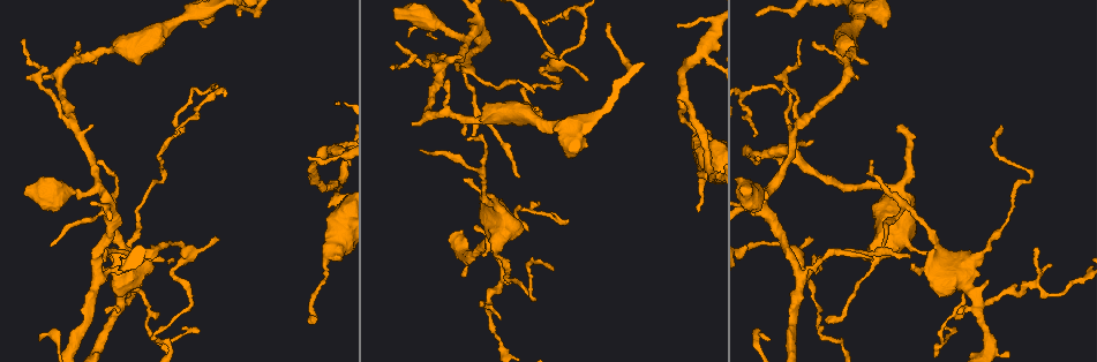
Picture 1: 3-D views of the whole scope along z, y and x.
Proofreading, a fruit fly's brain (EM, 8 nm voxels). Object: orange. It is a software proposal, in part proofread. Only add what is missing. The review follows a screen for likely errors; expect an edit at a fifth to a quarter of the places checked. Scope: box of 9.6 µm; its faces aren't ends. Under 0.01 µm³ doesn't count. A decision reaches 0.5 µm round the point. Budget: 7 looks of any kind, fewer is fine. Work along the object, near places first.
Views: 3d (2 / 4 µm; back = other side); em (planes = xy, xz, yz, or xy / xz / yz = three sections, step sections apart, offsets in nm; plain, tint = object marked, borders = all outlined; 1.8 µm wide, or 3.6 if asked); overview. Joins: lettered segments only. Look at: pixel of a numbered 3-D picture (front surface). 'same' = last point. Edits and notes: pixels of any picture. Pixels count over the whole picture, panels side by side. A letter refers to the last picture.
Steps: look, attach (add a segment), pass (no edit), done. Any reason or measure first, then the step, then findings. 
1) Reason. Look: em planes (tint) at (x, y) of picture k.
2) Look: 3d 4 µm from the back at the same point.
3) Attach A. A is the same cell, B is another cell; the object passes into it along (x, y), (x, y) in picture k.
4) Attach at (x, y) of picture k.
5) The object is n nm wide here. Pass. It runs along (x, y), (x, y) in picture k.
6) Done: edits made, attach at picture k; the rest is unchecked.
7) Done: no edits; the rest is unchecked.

Branch stops here. Look: em 3.6 µm planes (borders) at (313, 323) of picture 1.

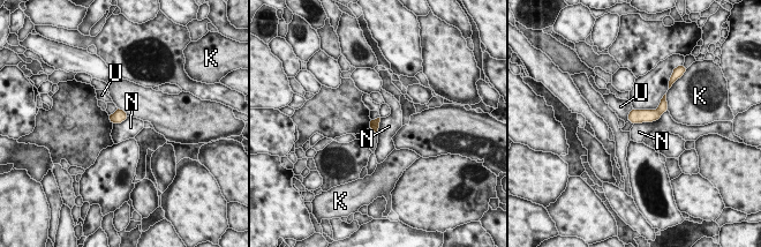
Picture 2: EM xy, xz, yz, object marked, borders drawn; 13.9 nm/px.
Pass. K, N and U are other cells; none of them fits.

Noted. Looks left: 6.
Thin end. Look: em planes (tint) at (533, 94) of picture 1.

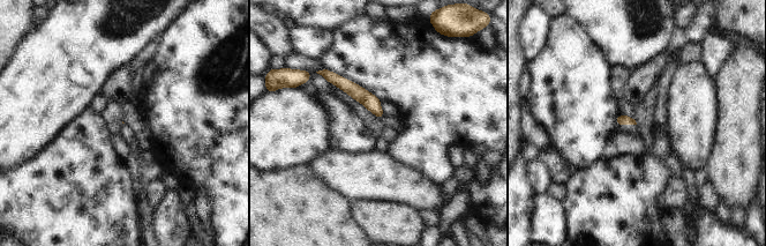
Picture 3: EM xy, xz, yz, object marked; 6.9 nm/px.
Look: em planes (borders) at the same point.

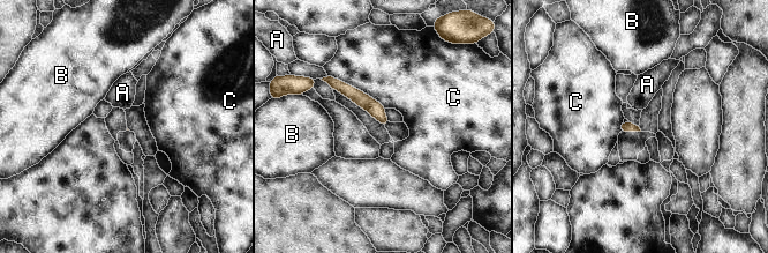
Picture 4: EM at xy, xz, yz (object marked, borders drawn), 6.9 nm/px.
Pass. A, B and C are other cells; a border runs along (328, 74), (360, 89), (385, 108) in picture 4; none of them fits.

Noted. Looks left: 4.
Free end. Look: em planes (borders) at (464, 181) of picture 1.

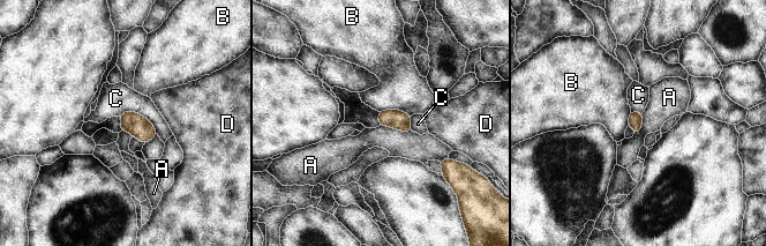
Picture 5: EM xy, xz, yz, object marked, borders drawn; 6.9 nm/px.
The longest contact is with C, 300 nm. Pass. A, B, C and D are other cells; a border runs along (380, 125), (412, 132) in picture 5; none of them fits.

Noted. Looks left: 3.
Done: no edits; the rest is unchecked.

